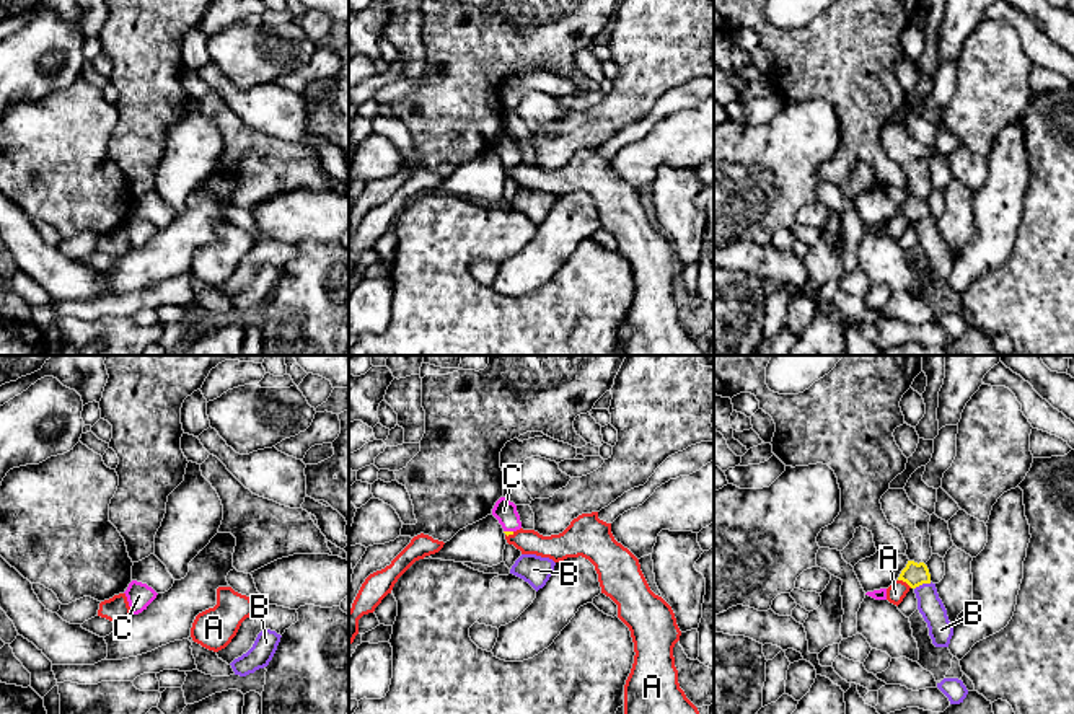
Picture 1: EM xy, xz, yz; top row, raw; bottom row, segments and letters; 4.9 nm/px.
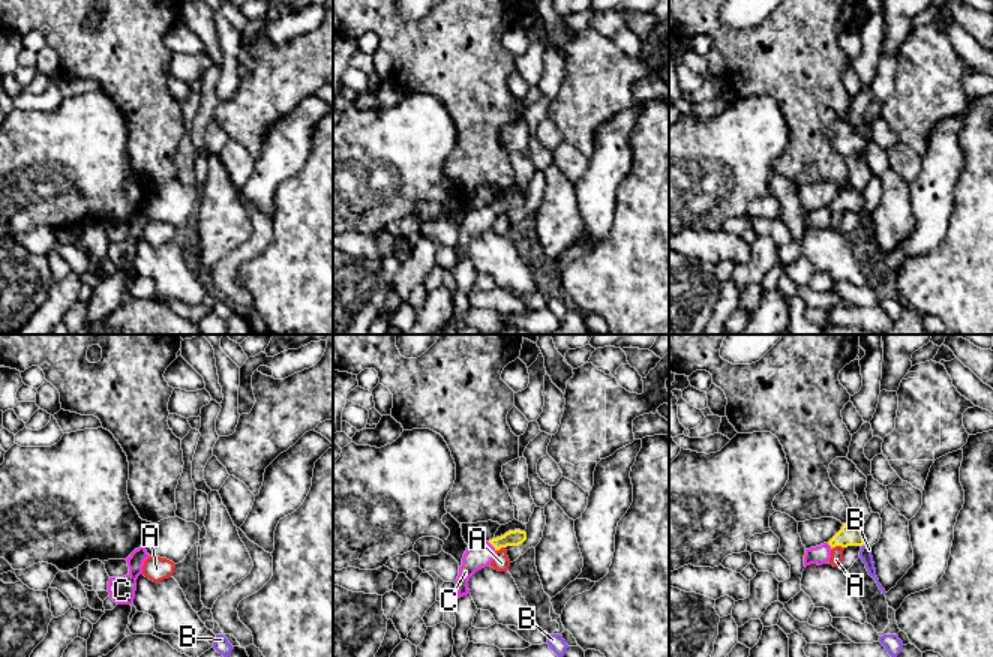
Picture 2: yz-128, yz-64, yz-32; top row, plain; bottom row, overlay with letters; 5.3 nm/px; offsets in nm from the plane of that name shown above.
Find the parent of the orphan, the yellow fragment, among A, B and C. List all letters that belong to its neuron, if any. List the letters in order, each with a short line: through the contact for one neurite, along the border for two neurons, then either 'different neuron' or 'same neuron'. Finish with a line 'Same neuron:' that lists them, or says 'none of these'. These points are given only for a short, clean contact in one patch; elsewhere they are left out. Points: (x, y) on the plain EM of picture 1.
A: line yz (898, 214), (911, 222); different neuron
B: line yz (931, 217), (923, 217), (915, 224); different neuron
C: line xz (507, 168), (509, 167), (509, 152), (504, 145); same neuron
Same neuron: C

